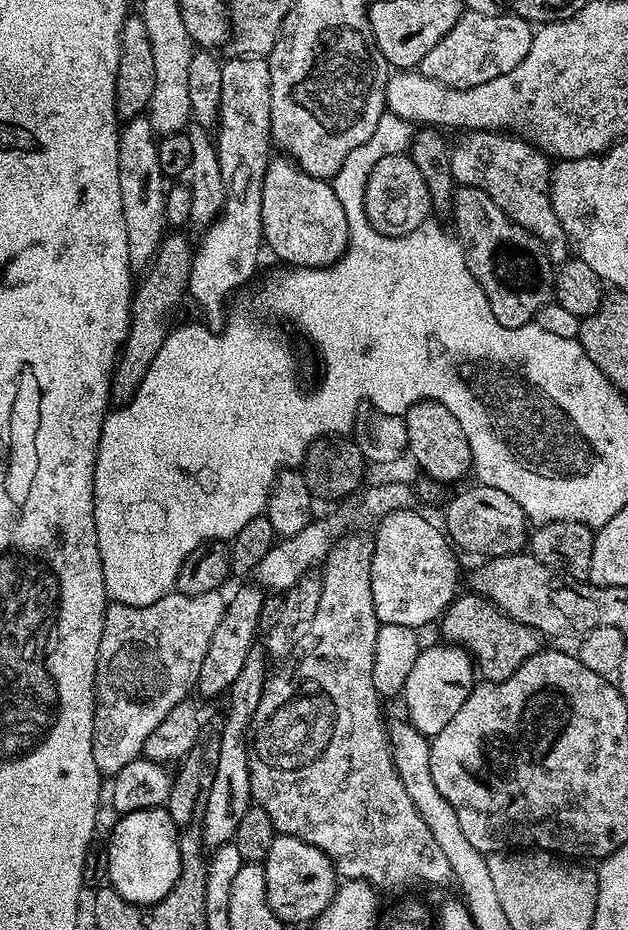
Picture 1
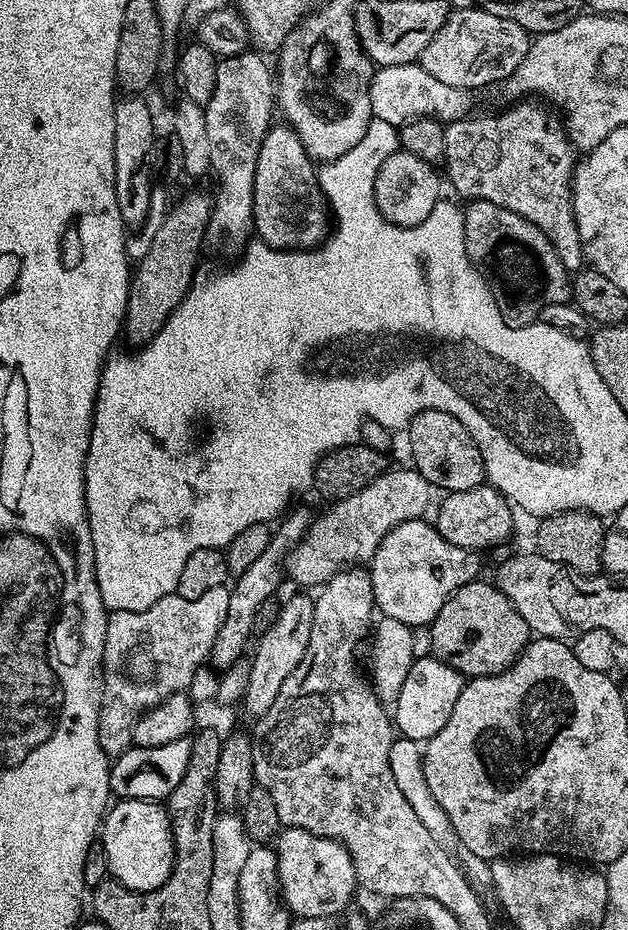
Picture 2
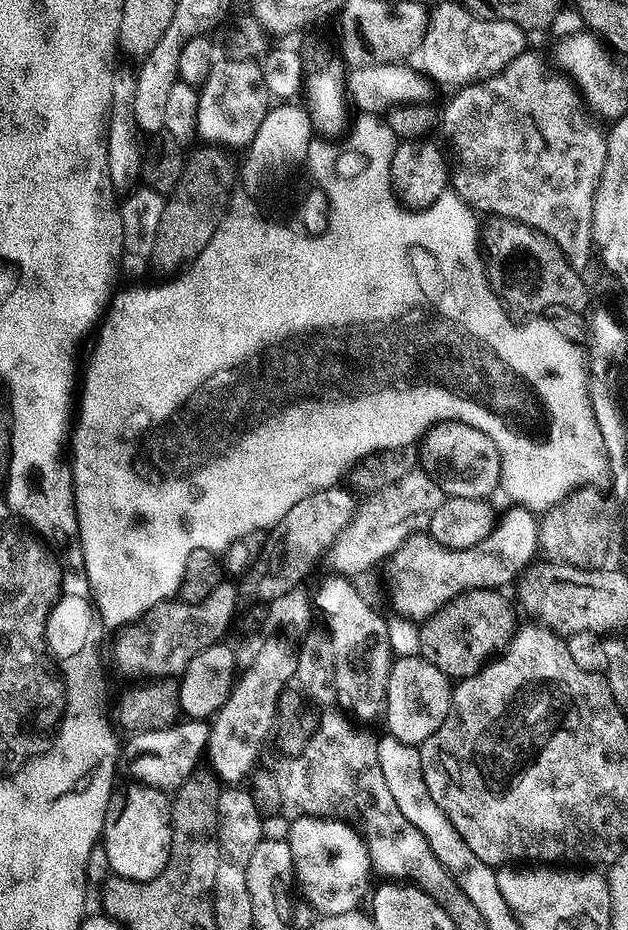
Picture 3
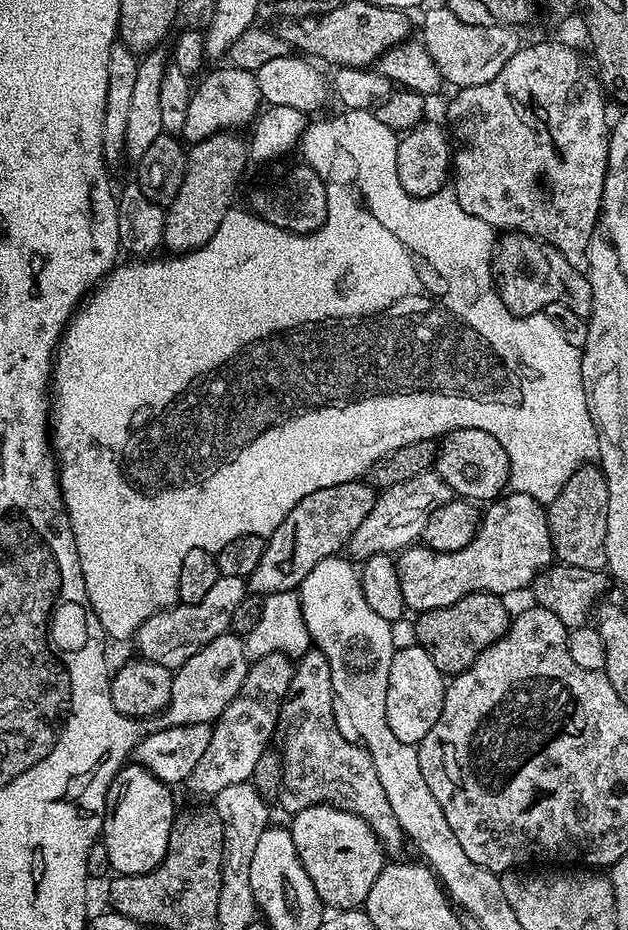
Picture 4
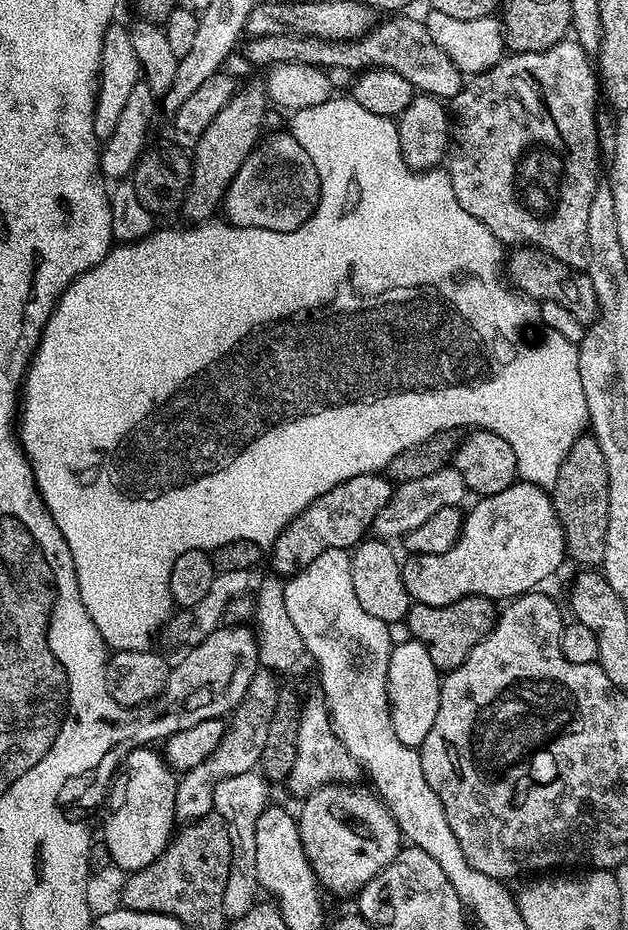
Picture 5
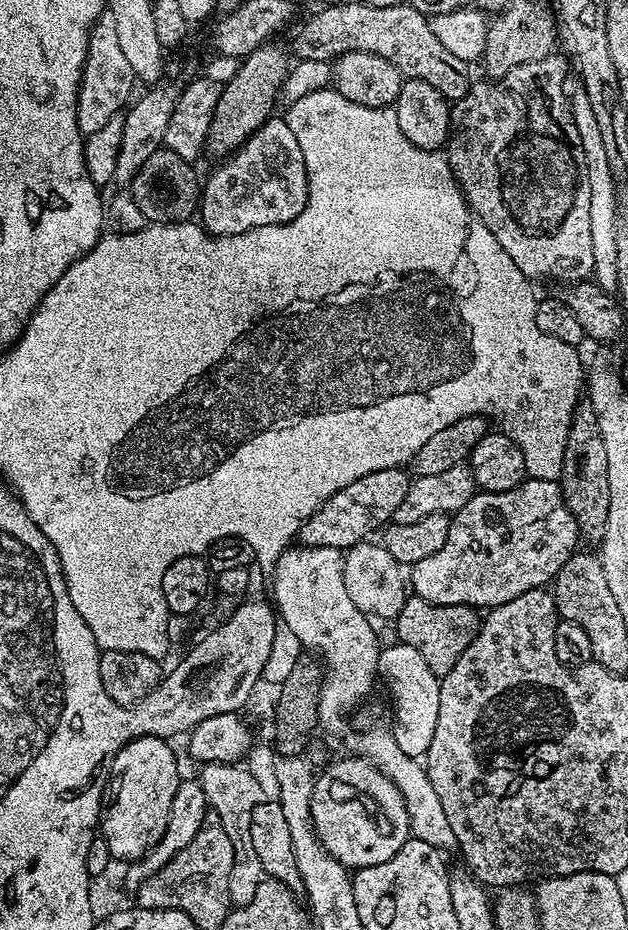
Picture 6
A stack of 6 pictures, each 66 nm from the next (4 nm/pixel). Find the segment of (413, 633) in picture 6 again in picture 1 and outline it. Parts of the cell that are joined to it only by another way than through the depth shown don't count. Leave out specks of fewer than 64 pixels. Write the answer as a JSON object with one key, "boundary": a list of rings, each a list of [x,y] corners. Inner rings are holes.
{"boundary":[[[457,595],[448,605],[448,609],[438,621],[439,635],[441,637],[444,635],[443,639],[449,645],[467,649],[475,663],[475,671],[485,681],[497,684],[510,678],[510,674],[514,674],[514,670],[518,670],[518,666],[522,666],[526,658],[541,651],[546,637],[538,630],[510,618],[498,605],[490,602],[486,597],[467,595]]]}

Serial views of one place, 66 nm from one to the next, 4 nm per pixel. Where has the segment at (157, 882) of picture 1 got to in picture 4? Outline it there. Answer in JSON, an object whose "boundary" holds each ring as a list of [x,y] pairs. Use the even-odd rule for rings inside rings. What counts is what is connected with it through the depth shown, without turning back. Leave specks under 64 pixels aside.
{"boundary":[[[132,762],[121,767],[115,773],[114,779],[108,787],[108,806],[104,813],[104,830],[102,842],[106,846],[108,863],[113,873],[121,876],[141,876],[150,870],[154,870],[166,858],[168,843],[170,842],[170,830],[176,821],[178,807],[172,801],[173,789],[163,784],[158,778],[154,778],[145,768]]]}

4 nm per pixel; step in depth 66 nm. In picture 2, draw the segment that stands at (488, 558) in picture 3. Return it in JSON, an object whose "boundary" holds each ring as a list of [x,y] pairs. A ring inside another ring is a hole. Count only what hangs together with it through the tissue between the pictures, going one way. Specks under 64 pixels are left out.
{"boundary":[[[407,520],[394,526],[370,561],[372,598],[379,615],[411,626],[431,625],[450,594],[481,575],[479,551],[446,542],[426,521]]]}

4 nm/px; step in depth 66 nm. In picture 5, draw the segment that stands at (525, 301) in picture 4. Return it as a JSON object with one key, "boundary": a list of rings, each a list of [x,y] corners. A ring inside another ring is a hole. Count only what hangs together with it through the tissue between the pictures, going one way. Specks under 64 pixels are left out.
{"boundary":[[[513,247],[506,260],[506,276],[511,287],[530,300],[537,302],[553,300],[565,304],[570,314],[574,314],[574,318],[581,320],[585,326],[596,318],[598,298],[594,296],[594,285],[590,283],[587,271],[574,269],[566,262],[555,260],[538,248]]]}

